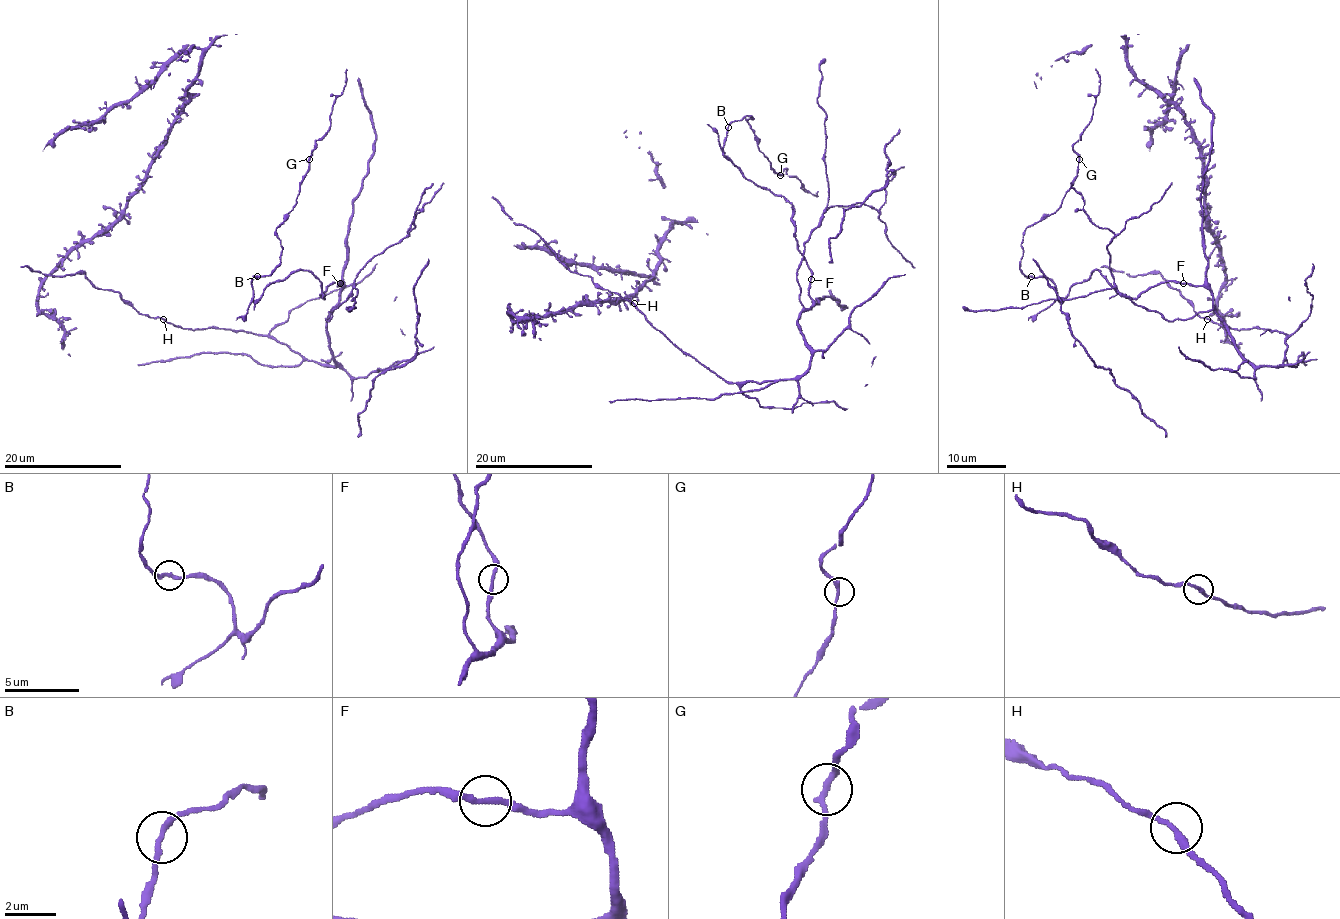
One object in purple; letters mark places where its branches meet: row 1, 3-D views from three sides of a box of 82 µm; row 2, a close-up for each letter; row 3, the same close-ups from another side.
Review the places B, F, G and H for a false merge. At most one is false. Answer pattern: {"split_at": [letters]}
{"split_at": []}

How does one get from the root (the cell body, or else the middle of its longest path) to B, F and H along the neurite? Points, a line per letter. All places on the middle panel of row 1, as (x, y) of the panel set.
B: (759, 383), (808, 368), (812, 349), (798, 317), (812, 303), (811, 271), (792, 205), (724, 154), (728, 126)
F: (759, 383), (798, 378), (808, 368), (812, 349), (804, 340), (798, 317), (812, 303), (811, 280)
H: (759, 383), (728, 383), (720, 378), (674, 346), (634, 303)

